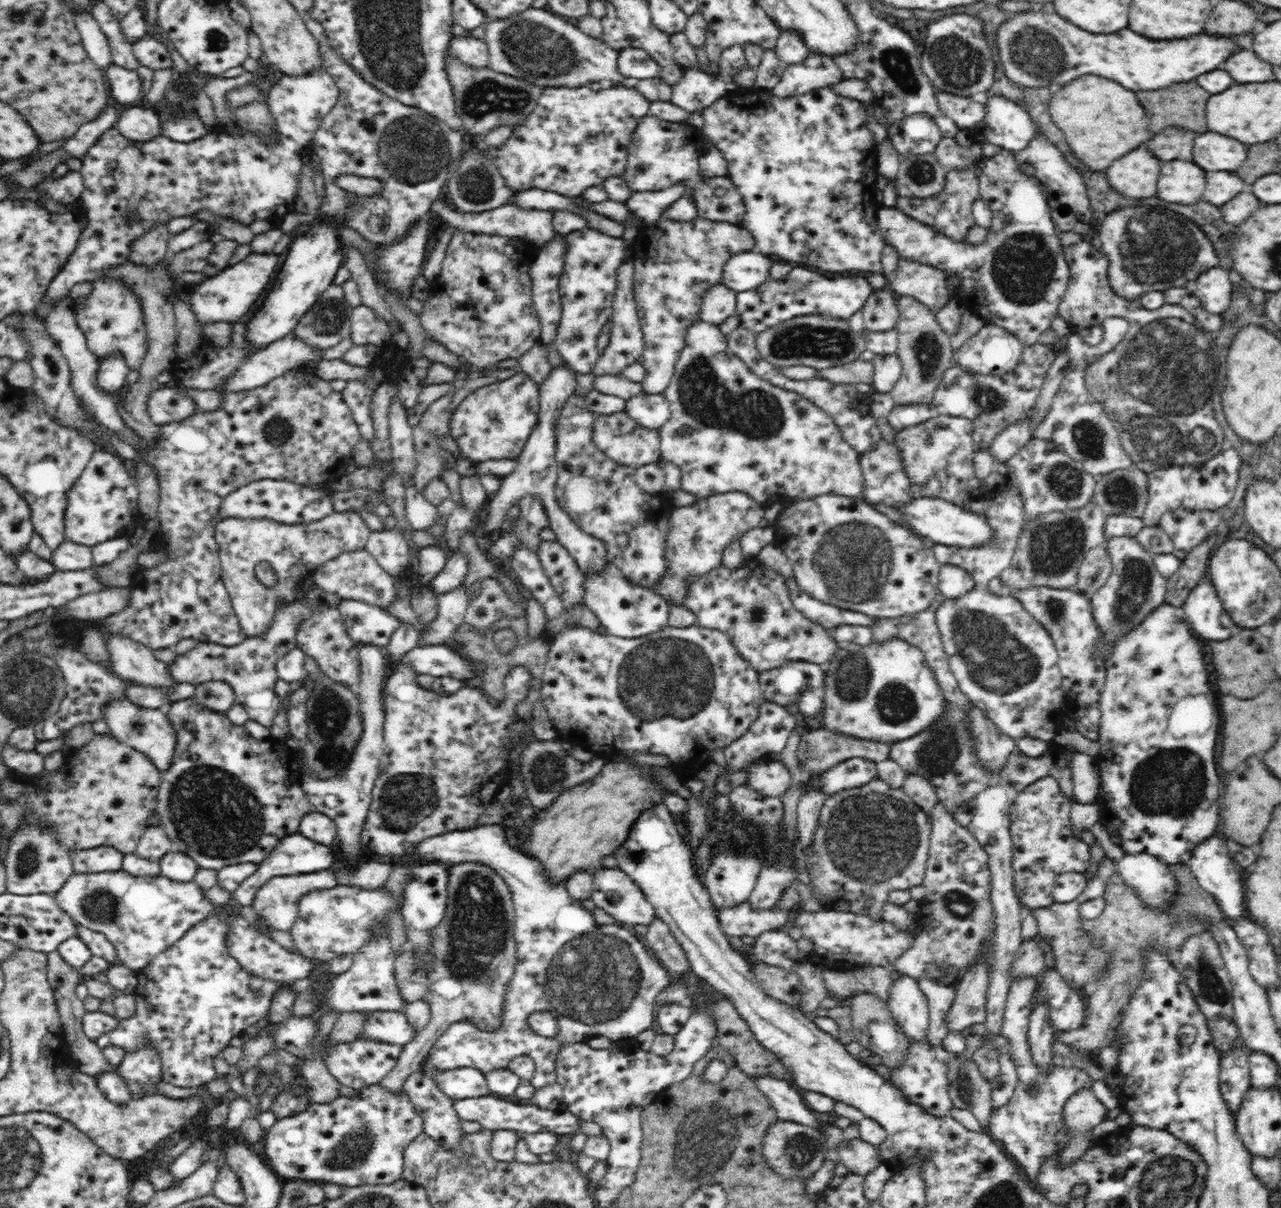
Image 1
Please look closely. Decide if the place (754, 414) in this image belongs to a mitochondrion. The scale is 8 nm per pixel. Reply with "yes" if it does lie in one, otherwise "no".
yes

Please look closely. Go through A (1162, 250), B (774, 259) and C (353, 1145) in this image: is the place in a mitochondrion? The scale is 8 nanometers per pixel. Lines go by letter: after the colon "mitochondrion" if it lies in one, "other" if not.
A: mitochondrion
B: other
C: mitochondrion

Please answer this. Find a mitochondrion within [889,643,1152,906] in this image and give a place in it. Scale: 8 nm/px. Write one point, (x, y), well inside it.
(937, 755)

